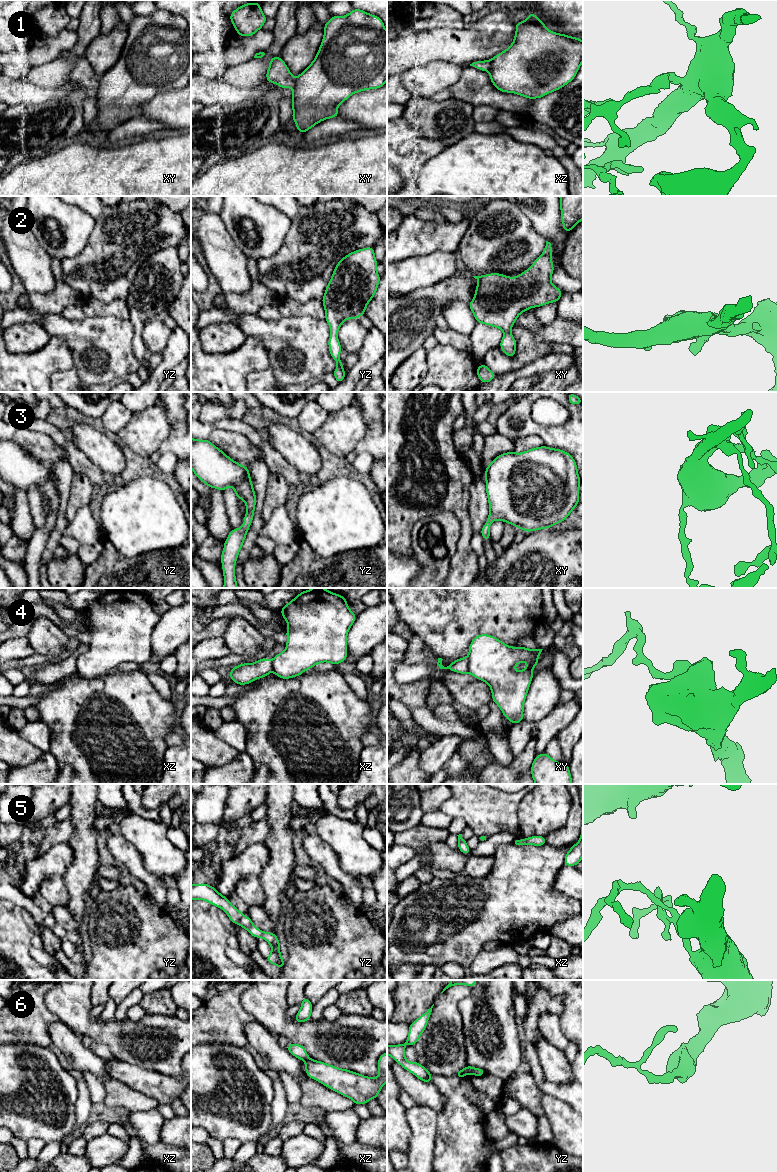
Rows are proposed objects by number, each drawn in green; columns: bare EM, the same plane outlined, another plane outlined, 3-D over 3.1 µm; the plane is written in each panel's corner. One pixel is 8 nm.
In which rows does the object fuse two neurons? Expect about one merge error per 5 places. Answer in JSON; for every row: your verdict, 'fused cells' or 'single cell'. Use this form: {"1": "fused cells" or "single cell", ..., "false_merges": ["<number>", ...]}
{"1": "fused cells", "2": "single cell", "3": "single cell", "4": "fused cells", "5": "single cell", "6": "fused cells", "false_merges": ["1", "4", "6"]}

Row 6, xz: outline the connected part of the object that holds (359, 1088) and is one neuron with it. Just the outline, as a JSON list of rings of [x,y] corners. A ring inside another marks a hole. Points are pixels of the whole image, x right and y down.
[[[387,1052],[378,1059],[377,1078],[363,1076],[314,1059],[305,1061],[305,1070],[308,1077],[352,1099],[355,1105],[367,1104],[369,1100],[377,1098],[387,1082]]]

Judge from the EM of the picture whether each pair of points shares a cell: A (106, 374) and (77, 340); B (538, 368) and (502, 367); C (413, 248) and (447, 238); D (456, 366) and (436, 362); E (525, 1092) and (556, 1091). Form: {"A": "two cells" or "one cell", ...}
{"A": "one cell", "B": "two cells", "C": "one cell", "D": "one cell", "E": "two cells"}

